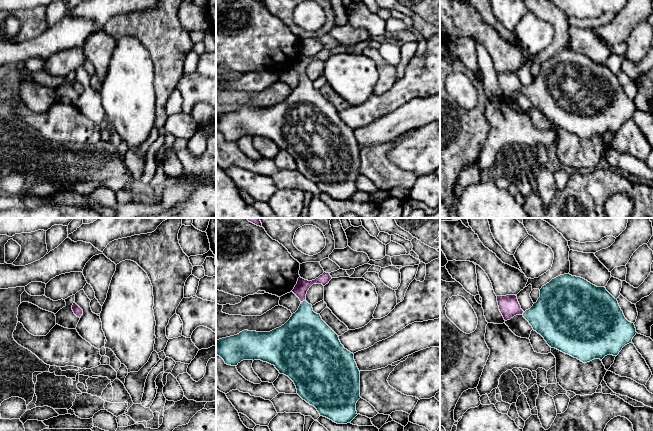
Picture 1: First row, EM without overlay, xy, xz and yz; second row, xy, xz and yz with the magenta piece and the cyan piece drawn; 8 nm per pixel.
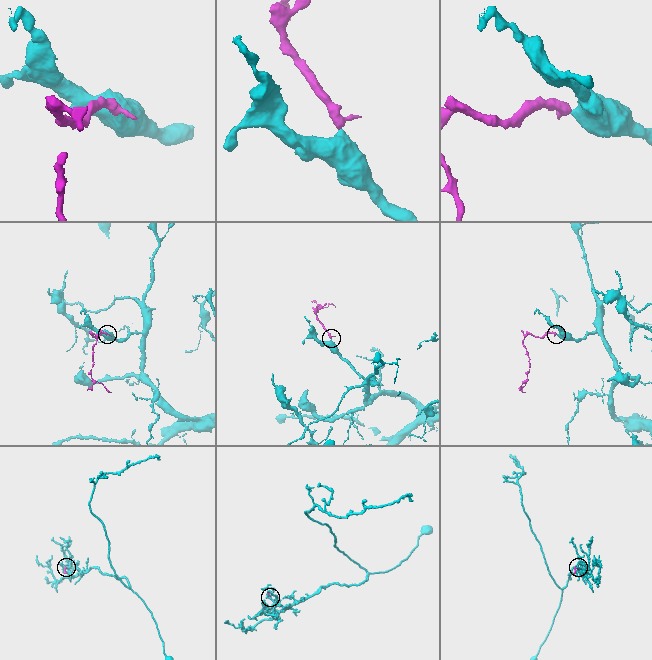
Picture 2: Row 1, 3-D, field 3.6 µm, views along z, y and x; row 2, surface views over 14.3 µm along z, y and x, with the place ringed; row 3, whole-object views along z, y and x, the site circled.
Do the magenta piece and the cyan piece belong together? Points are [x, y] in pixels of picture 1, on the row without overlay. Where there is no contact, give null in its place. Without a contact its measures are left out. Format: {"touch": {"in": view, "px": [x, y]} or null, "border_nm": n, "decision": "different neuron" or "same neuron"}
{"touch": {"in": "xz", "px": [303, 76]}, "border_nm": 40, "decision": "same neuron"}

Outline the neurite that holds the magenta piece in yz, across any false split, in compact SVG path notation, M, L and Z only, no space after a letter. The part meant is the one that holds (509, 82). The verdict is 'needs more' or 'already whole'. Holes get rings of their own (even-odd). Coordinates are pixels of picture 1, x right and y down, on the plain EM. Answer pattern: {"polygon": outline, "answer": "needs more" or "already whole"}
{"polygon": "M570 50L560 51L542 62L537 78L525 88L521 85L516 71L497 72L497 78L505 97L516 91L522 91L551 124L577 134L583 139L594 135L602 137L607 131L617 132L625 121L632 118L637 109L634 99L625 94L617 75L605 63L597 63L581 53Z", "answer": "needs more"}

